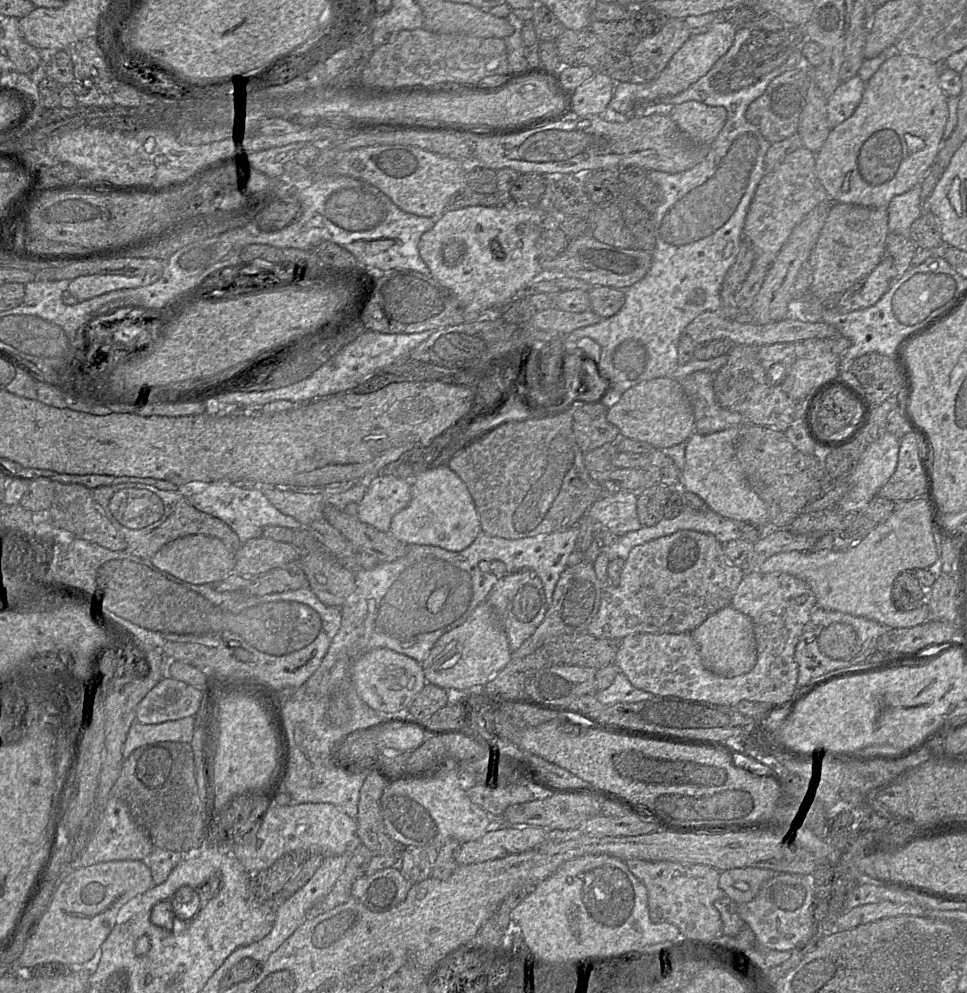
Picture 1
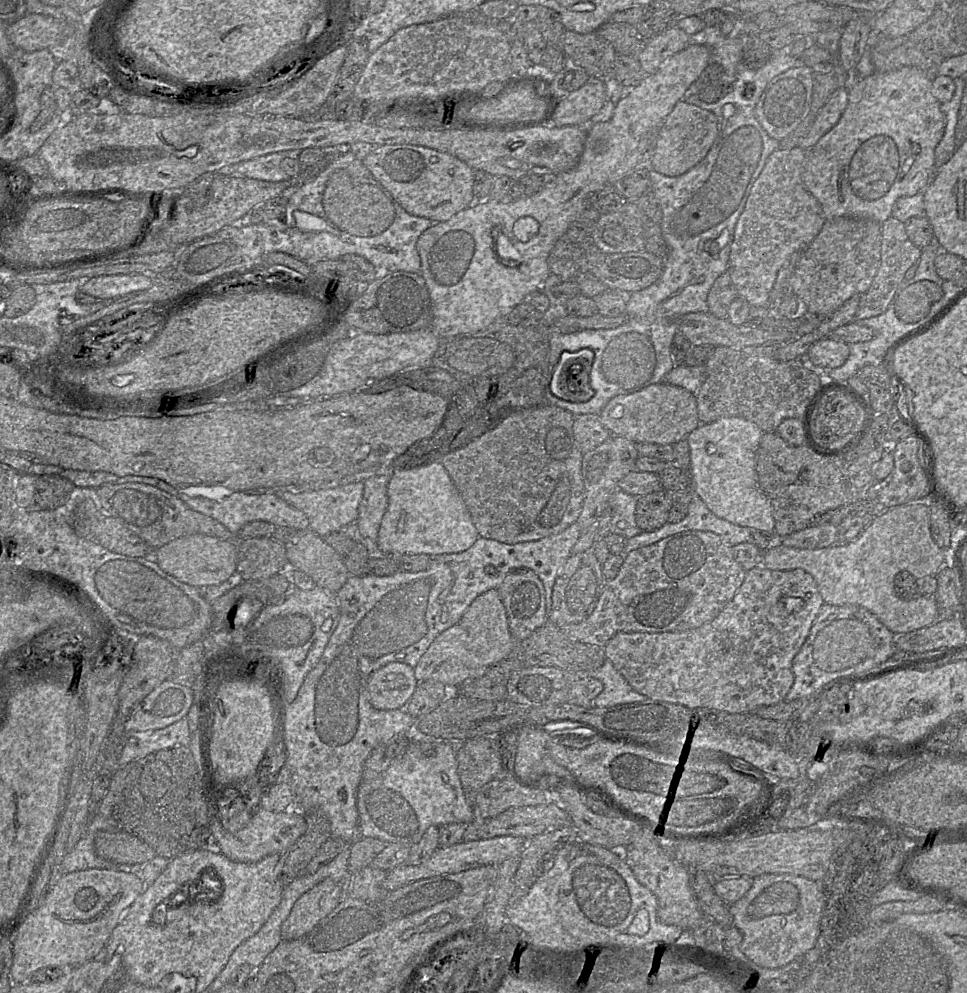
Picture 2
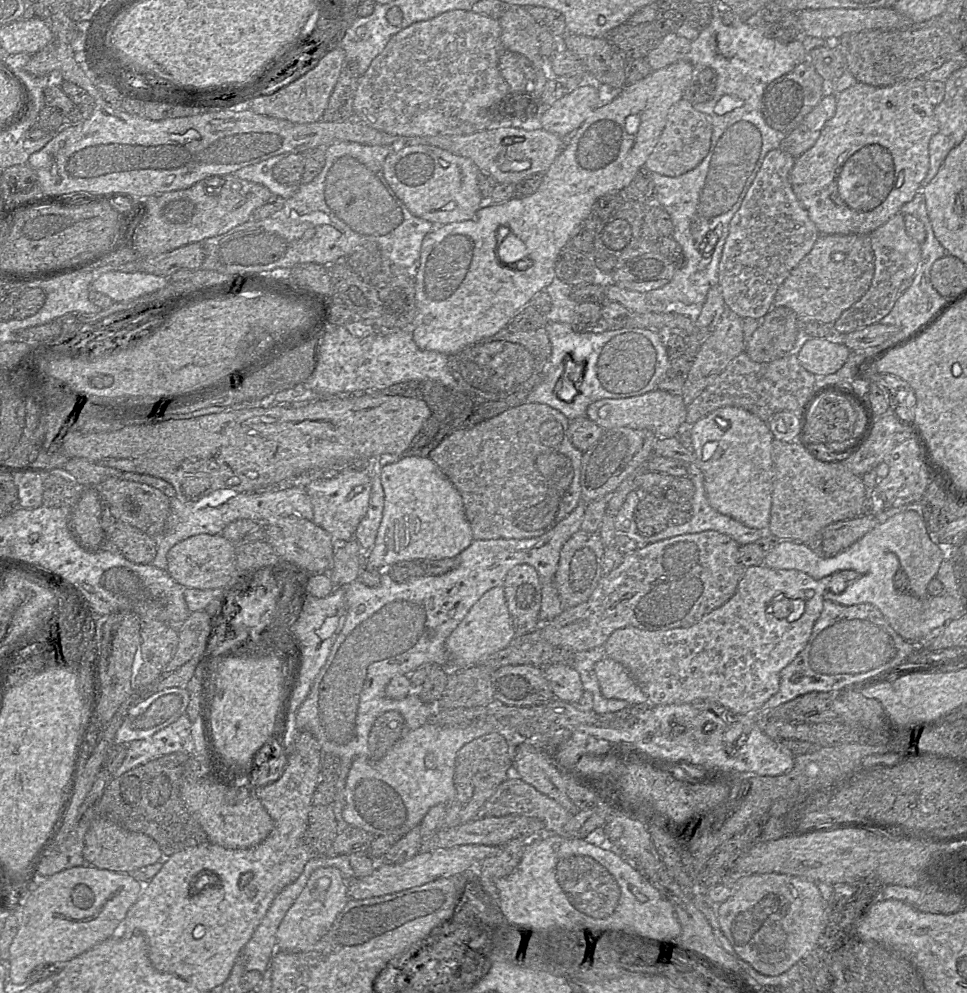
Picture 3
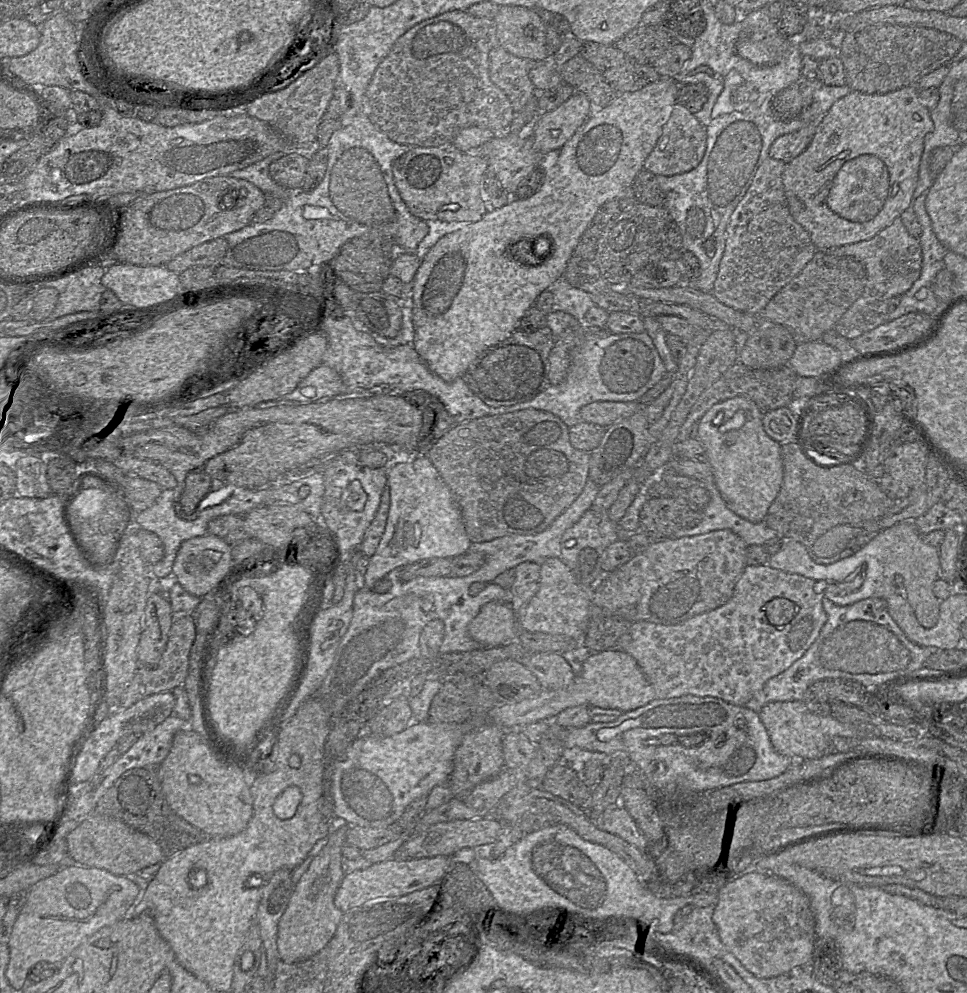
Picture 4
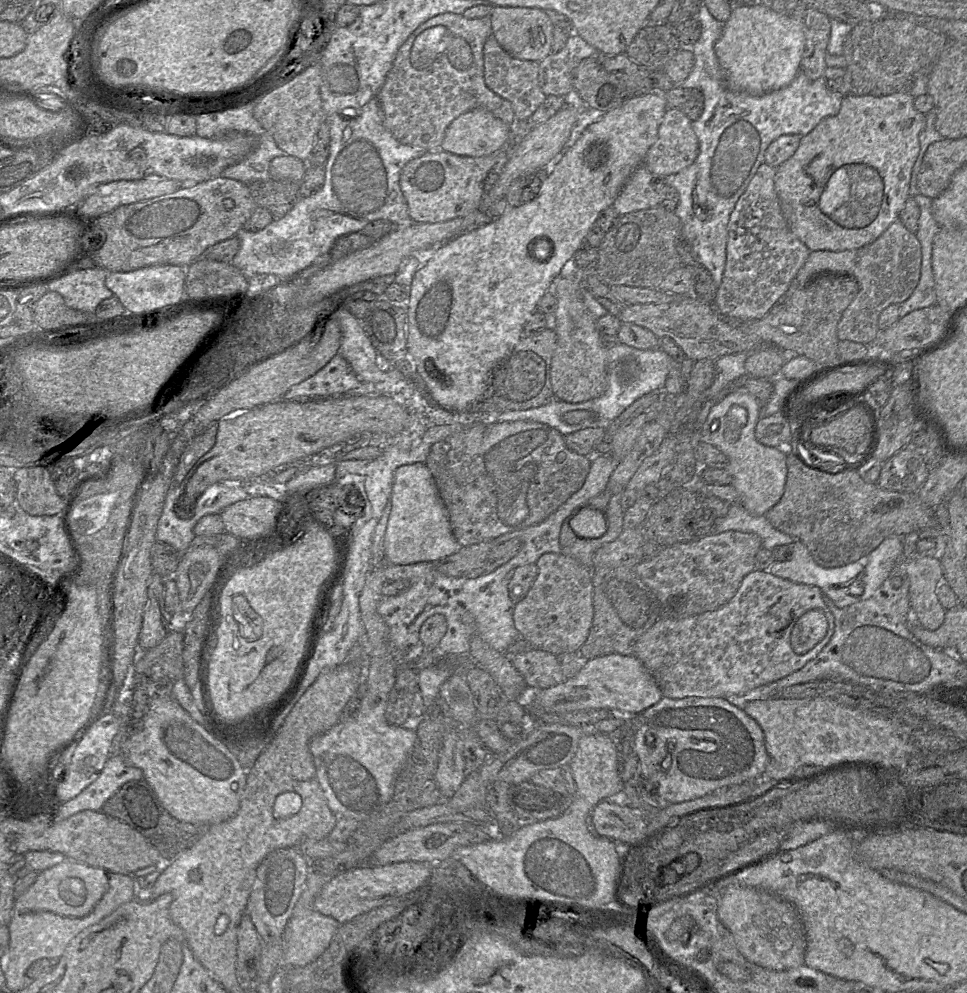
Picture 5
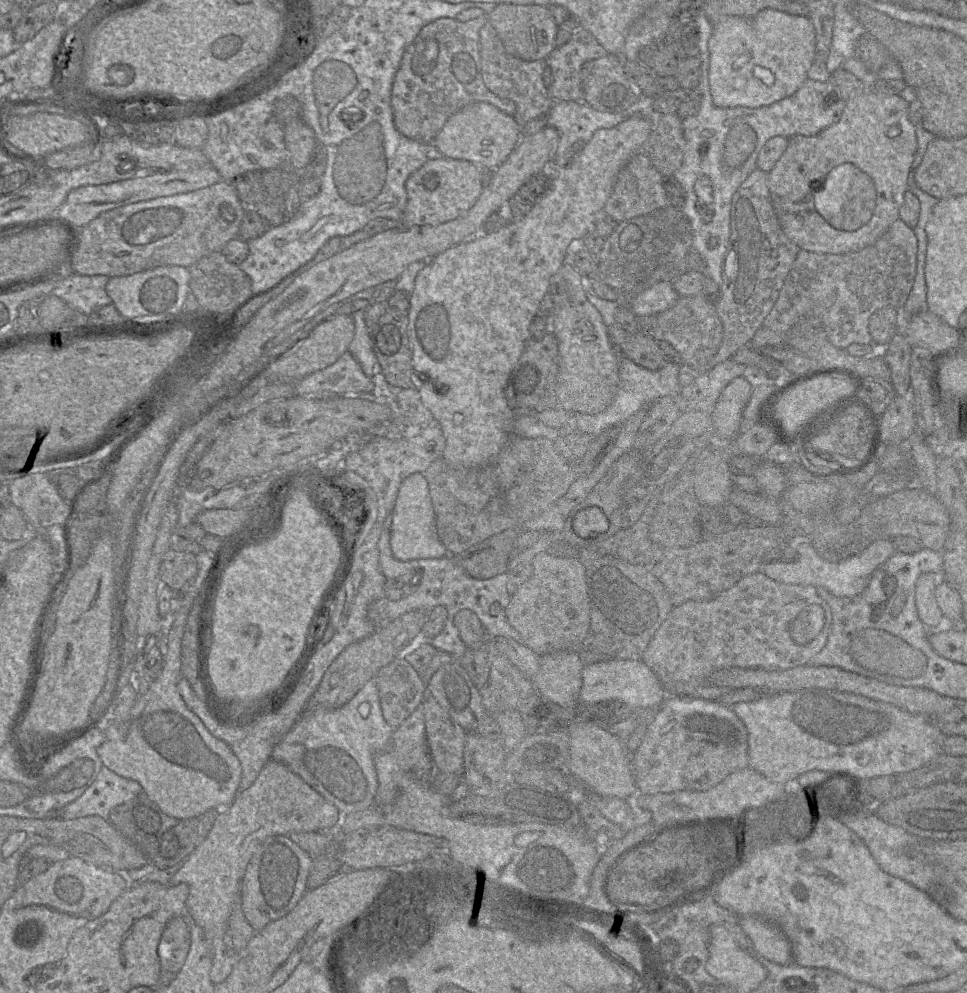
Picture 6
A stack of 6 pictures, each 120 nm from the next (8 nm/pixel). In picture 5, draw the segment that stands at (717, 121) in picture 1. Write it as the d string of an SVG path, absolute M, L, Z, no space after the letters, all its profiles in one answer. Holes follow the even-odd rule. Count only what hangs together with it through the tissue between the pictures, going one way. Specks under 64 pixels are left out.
M680 108L666 110L657 140L644 159L644 165L653 175L676 174L696 160L699 141L692 122Z

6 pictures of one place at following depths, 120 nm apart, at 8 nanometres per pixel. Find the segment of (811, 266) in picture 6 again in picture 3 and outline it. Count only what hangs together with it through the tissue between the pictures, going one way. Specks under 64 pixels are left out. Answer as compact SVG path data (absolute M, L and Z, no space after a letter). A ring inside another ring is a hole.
M902 213L893 215L886 223L869 234L874 253L874 274L867 292L834 322L842 334L879 323L890 313L898 300L898 290L904 280L912 277L921 258L921 243L913 240L905 230Z

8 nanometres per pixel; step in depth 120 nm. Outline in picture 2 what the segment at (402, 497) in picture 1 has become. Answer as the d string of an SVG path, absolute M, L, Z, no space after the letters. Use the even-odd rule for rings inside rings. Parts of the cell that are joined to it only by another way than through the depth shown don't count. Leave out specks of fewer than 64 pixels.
M390 475L372 476L364 483L363 495L358 507L356 527L370 557L384 557L377 546L377 536L382 517L386 511L387 485Z

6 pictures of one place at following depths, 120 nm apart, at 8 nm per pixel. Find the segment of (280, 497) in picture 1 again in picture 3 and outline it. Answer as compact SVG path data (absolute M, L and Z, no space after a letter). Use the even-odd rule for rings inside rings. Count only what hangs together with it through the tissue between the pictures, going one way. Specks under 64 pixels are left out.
M343 470L332 478L313 480L305 489L313 509L312 521L326 531L336 544L346 543L354 538L357 526L368 507L371 478L365 472Z

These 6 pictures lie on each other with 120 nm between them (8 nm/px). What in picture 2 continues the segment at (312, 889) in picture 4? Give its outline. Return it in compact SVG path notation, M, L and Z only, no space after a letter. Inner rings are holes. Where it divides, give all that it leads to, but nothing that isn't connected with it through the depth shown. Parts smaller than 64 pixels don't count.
M324 879L303 893L281 925L282 940L295 940L310 932L342 900L342 891L333 880Z

